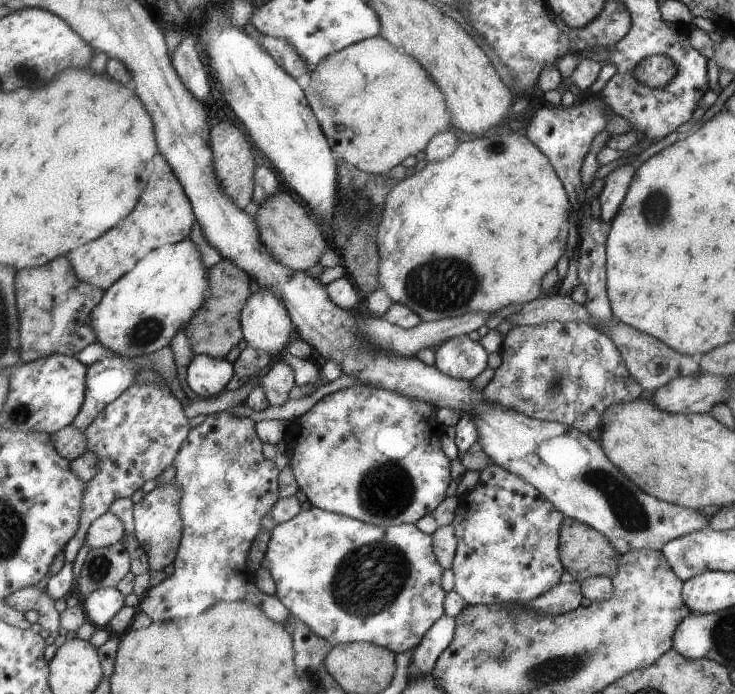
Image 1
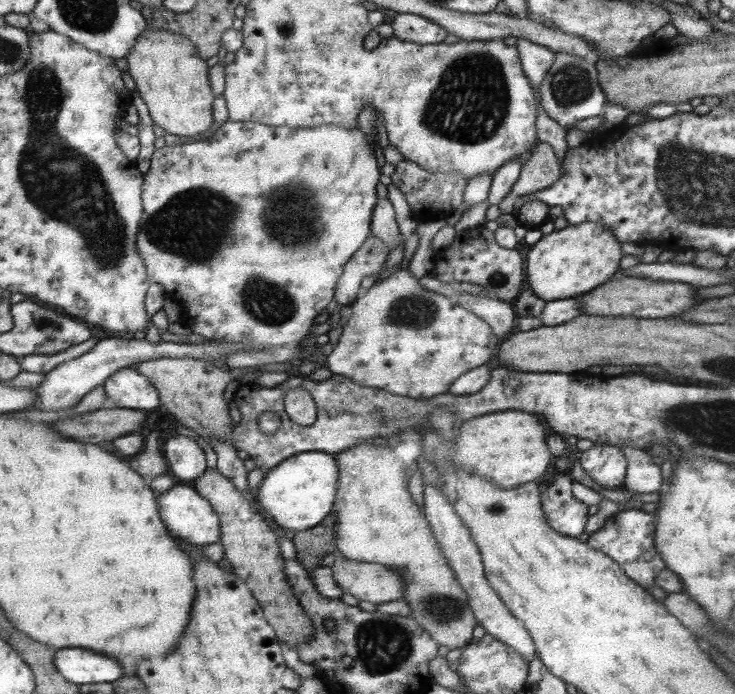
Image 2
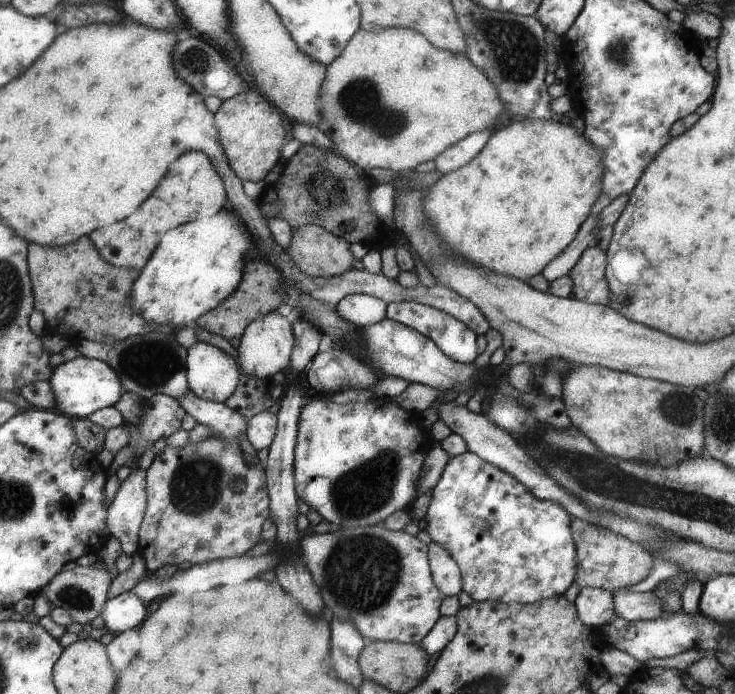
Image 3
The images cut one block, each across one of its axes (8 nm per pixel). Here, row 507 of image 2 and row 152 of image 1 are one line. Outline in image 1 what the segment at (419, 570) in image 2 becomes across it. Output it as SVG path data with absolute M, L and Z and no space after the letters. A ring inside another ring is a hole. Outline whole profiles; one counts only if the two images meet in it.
M369 36L329 54L309 71L307 102L321 125L323 136L338 160L358 168L361 172L379 174L400 164L417 152L438 132L451 130L450 110L438 85L423 70L423 66L382 36Z

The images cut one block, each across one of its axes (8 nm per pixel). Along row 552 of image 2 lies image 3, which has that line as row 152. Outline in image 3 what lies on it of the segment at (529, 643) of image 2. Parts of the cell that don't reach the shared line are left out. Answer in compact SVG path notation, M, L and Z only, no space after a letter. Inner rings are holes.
M489 129L475 131L467 135L465 139L458 140L457 143L435 156L432 160L434 168L441 174L445 174L467 164L475 154L479 154L479 150L485 146L491 133L492 130Z

